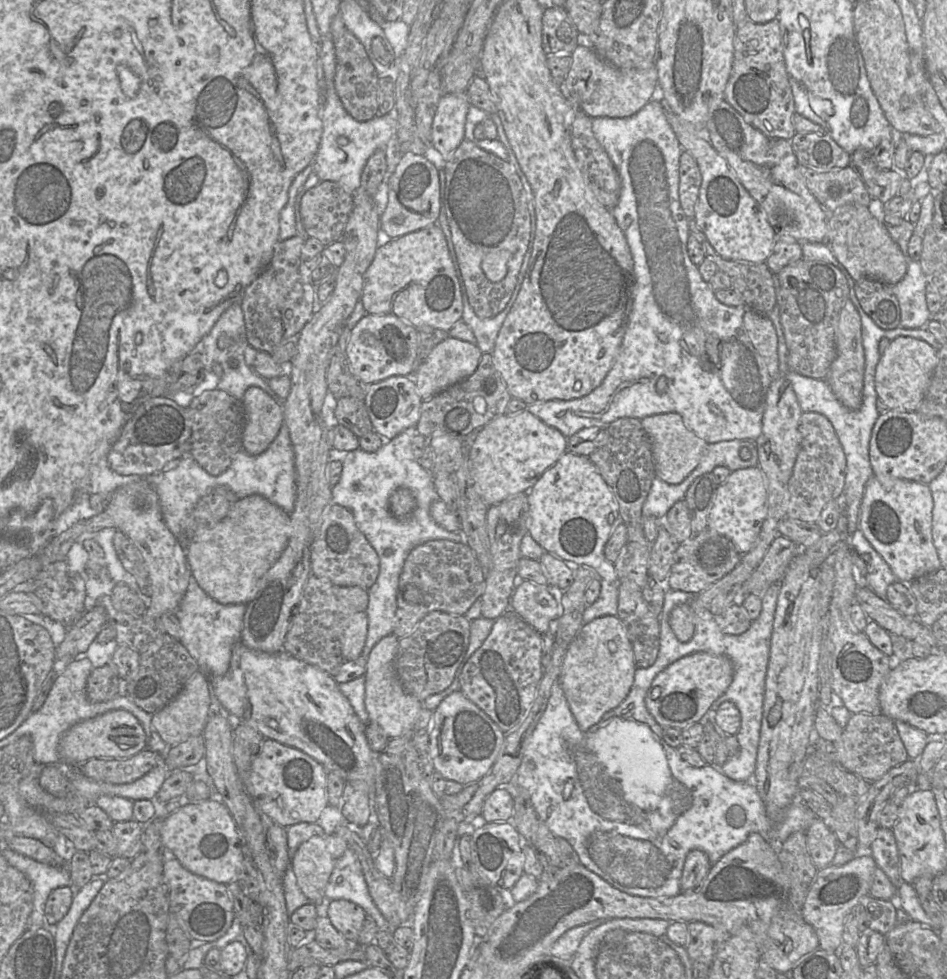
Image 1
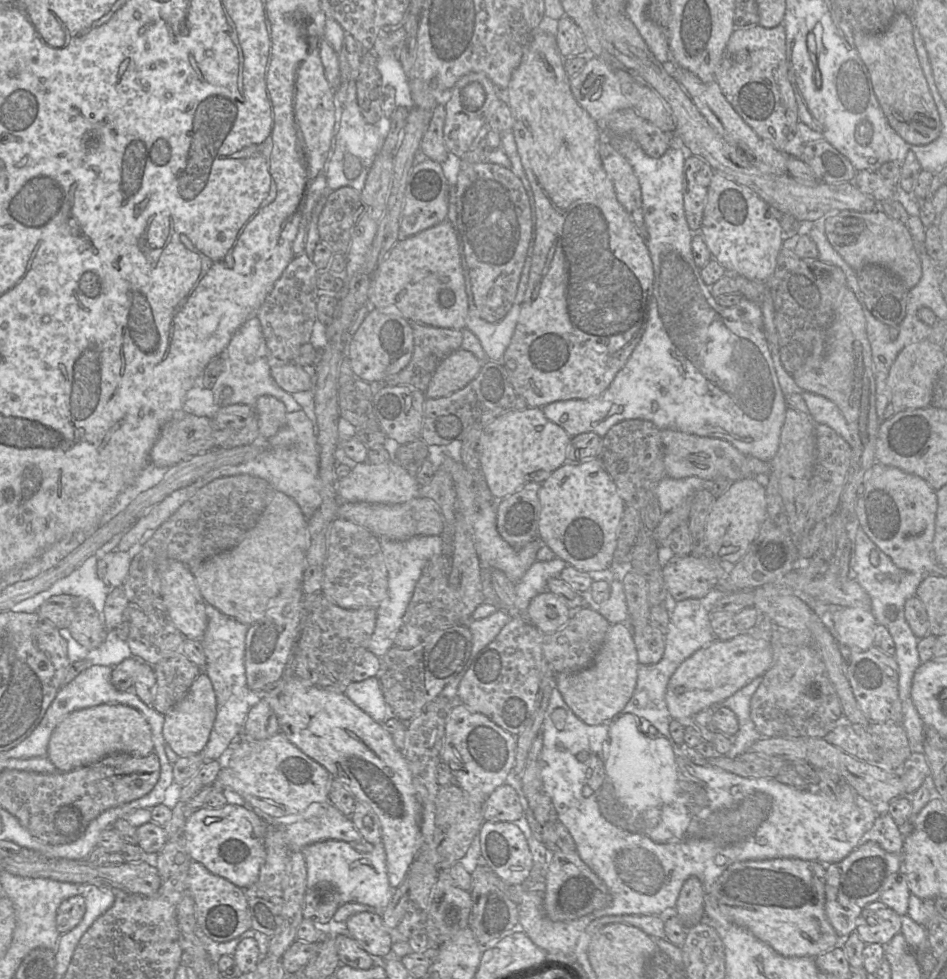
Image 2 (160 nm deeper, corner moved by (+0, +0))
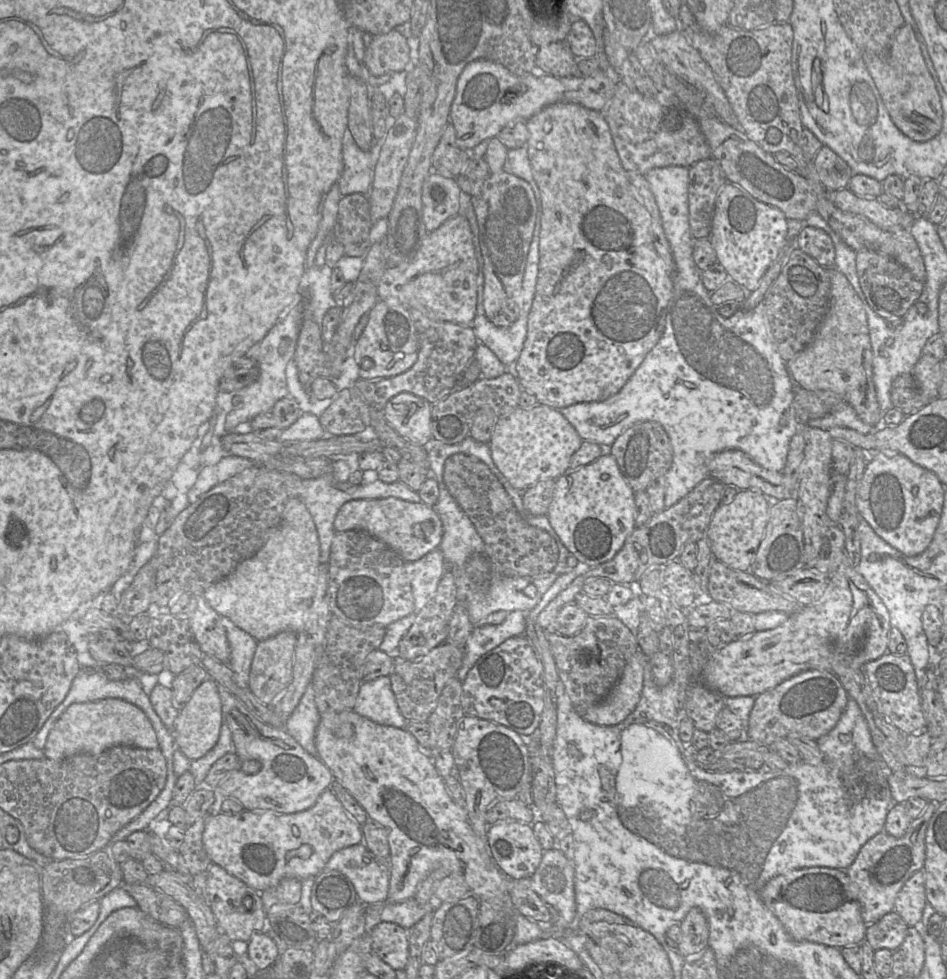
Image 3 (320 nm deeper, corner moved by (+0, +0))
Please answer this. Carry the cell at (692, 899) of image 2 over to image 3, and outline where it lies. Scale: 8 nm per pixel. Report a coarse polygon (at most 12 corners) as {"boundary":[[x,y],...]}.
{"boundary":[[699,908],[679,926],[683,957],[708,946],[708,923]]}

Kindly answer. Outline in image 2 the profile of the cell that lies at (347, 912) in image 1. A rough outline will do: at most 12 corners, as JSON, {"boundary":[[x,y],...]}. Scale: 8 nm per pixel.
{"boundary":[[359,912],[347,934],[371,956],[385,958],[392,936],[379,913]]}

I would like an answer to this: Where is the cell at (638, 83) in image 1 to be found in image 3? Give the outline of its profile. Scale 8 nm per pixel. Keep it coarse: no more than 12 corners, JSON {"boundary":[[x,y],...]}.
{"boundary":[[473,60],[450,107],[470,151],[515,120],[574,103],[604,112],[621,80],[518,76]]}

